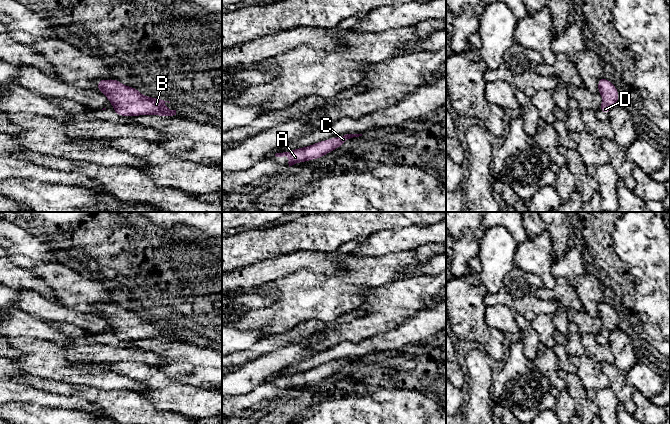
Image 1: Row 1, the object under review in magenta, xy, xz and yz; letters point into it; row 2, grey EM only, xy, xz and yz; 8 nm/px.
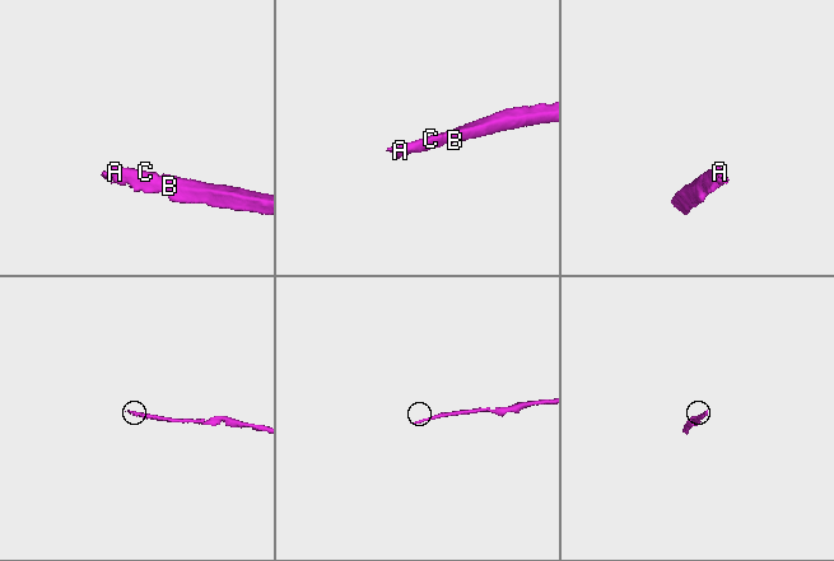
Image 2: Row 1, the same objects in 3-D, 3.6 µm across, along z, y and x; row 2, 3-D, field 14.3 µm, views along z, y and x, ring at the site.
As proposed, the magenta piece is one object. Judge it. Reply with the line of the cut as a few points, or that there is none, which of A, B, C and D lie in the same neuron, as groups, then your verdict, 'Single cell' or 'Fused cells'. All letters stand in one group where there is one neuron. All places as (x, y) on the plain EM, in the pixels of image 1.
No split. Groups: A B C D. Single cell

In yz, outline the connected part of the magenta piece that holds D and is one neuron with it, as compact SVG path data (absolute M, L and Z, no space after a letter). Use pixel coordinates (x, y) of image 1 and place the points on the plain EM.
M602 301L598 305L598 316L603 323L599 334L607 338L614 329L618 328L618 314L609 304Z

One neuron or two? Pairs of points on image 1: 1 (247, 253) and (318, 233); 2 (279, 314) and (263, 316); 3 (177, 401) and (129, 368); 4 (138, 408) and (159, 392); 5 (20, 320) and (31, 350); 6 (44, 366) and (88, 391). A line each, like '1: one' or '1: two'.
1: one
2: one
3: one
4: two
5: two
6: two

